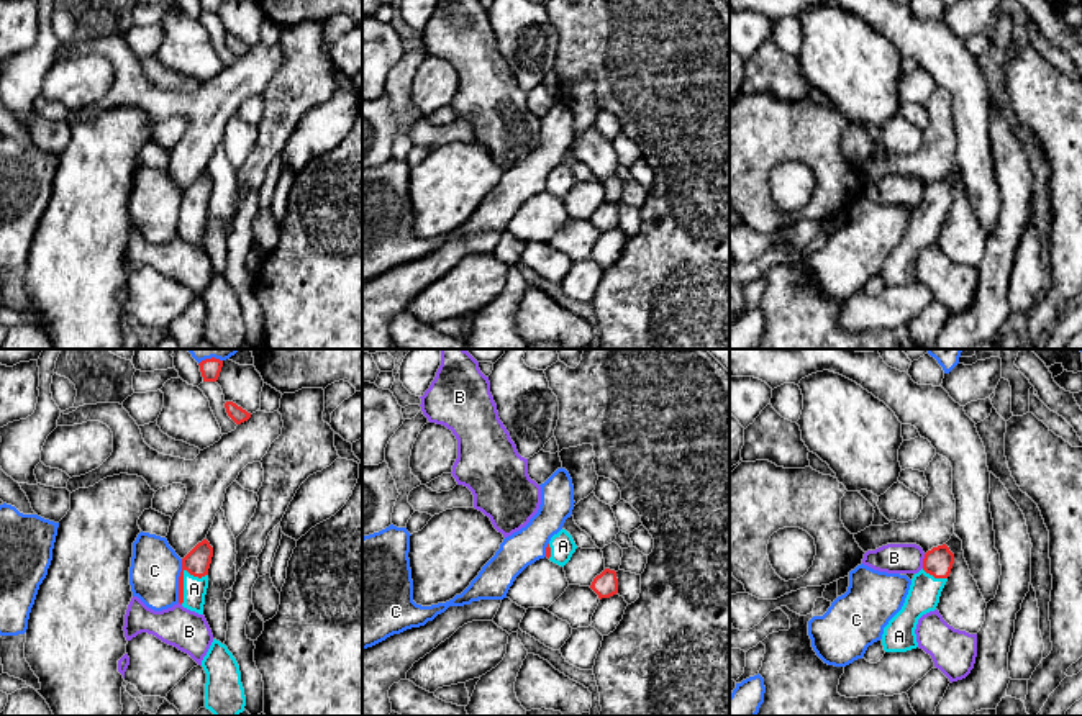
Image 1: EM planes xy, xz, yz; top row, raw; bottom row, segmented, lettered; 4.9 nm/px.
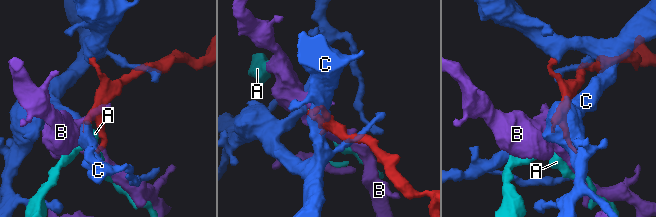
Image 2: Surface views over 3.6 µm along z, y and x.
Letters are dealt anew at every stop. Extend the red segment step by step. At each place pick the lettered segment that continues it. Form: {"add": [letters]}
{"add": ["A"]}

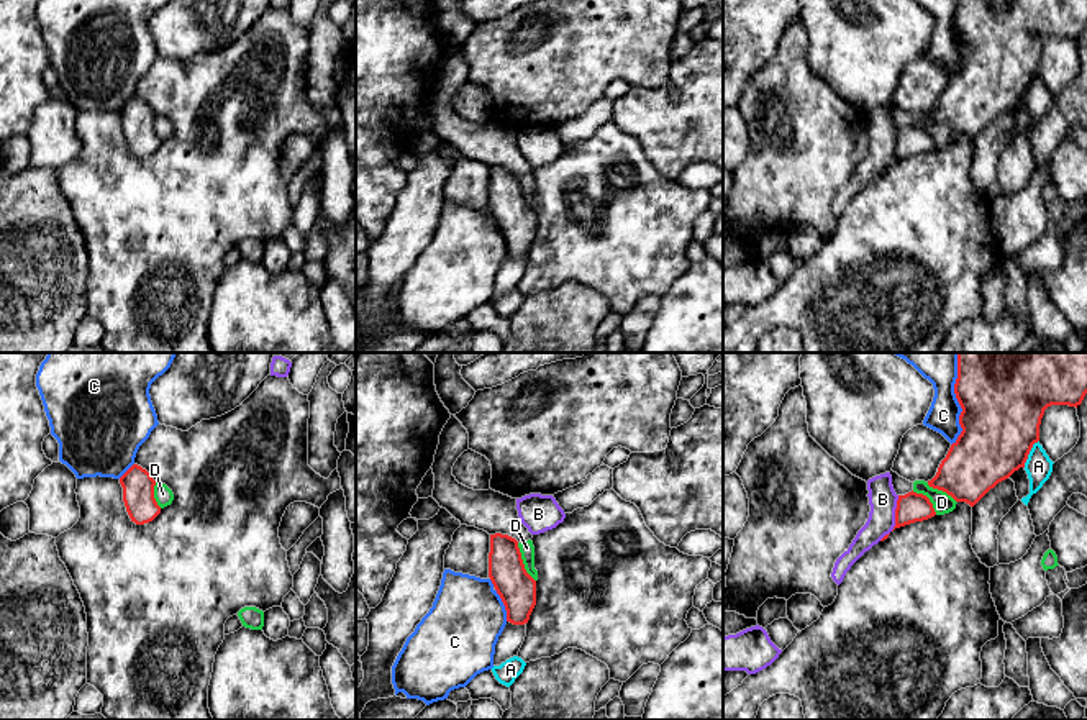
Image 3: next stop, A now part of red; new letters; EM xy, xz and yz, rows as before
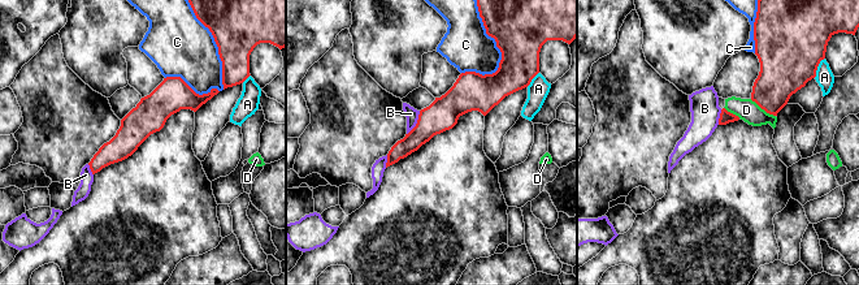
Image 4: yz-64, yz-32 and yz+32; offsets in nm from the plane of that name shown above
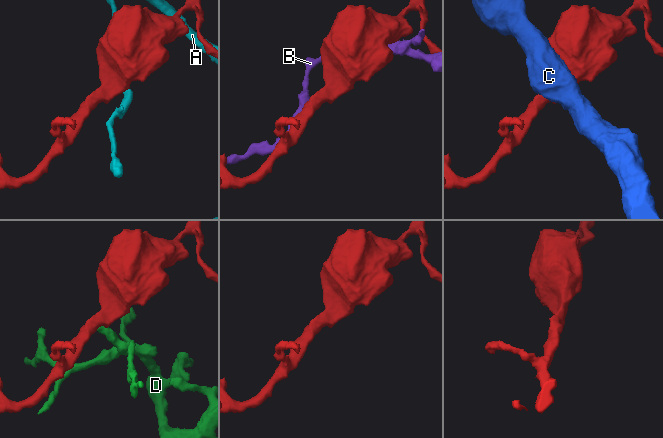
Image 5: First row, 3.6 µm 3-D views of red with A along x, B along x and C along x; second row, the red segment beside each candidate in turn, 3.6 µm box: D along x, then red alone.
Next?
{"add": []}

